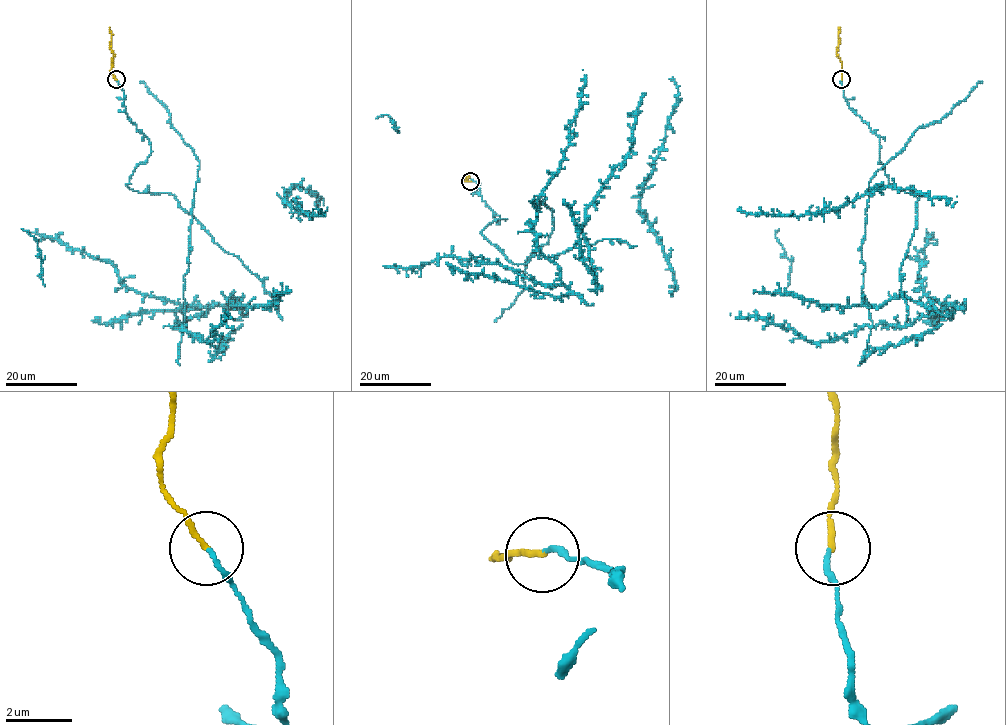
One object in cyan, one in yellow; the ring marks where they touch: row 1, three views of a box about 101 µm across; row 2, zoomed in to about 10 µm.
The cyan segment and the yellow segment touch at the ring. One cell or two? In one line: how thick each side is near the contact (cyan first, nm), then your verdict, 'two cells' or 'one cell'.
120 nm thick on the cyan side, 170 nm on the other; one cell

